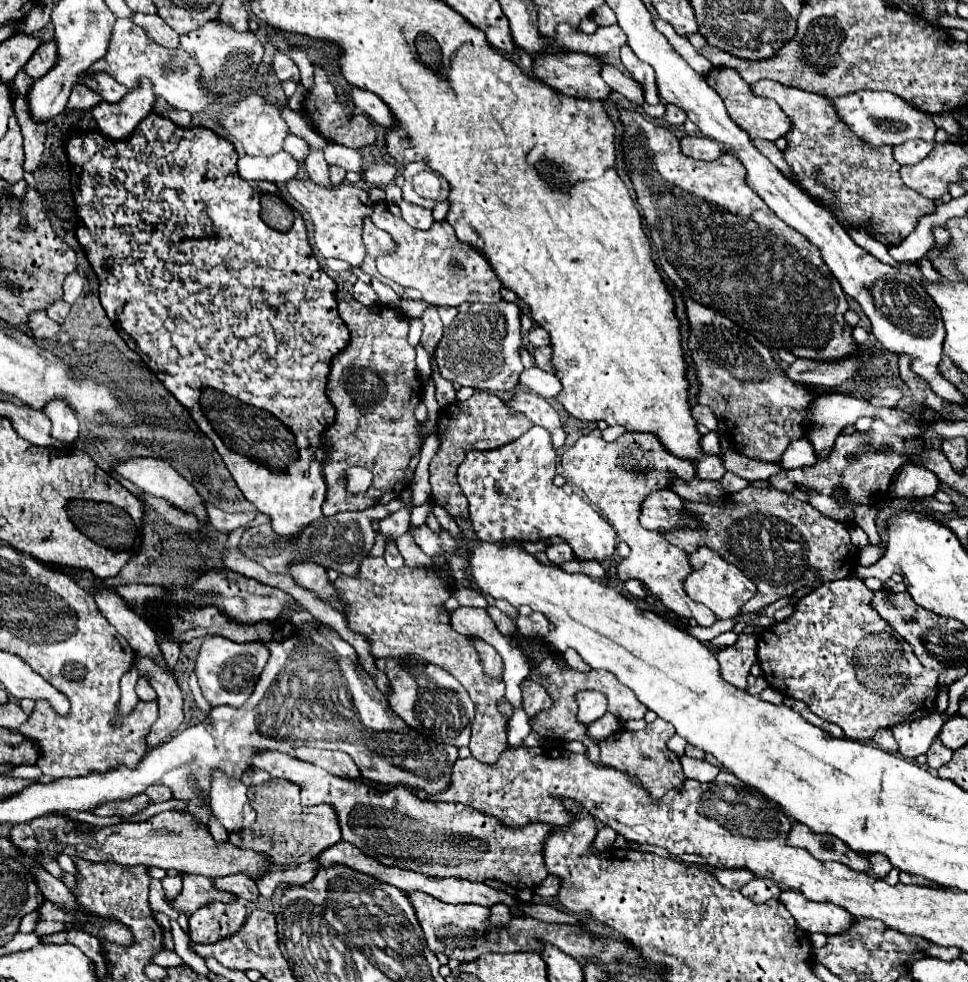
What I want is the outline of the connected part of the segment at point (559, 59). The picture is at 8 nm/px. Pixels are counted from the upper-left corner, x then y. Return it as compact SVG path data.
M547 52L533 60L535 76L539 76L551 88L565 96L587 100L607 100L611 94L609 86L605 86L605 80L601 78L601 66L603 66L601 60L583 52Z

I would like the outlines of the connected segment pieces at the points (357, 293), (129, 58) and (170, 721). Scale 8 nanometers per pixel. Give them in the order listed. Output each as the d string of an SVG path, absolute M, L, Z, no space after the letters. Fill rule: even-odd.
M358 280L353 286L353 297L365 306L375 306L379 302L379 298L377 298L372 287L361 280Z
M119 18L115 22L113 38L105 58L97 60L85 74L95 74L95 72L105 72L113 76L119 84L127 86L129 90L135 90L141 78L149 78L153 82L153 92L157 96L165 98L171 106L187 110L191 114L197 114L207 106L219 104L223 100L223 94L215 94L203 86L201 68L197 66L197 62L193 62L193 58L189 58L189 54L185 54L185 50L169 50L165 46L157 46L157 42L147 38L145 30L141 30L141 26L133 24L131 20Z
M137 658L135 668L139 676L147 678L149 684L157 692L159 702L159 720L153 724L147 744L149 748L155 748L171 738L171 734L181 726L183 722L183 692L177 686L177 680L173 674L165 674L161 666L153 666L149 658Z

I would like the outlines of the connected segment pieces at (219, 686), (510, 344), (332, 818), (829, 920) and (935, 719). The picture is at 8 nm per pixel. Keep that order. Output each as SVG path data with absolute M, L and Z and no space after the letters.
M221 636L207 638L201 644L201 650L199 650L199 656L195 662L195 672L197 672L199 686L201 686L205 700L211 706L223 706L223 704L243 706L243 702L253 692L255 680L259 678L267 658L269 658L269 652L261 642L237 644L237 642L229 642L227 638L221 638Z
M501 300L497 304L471 304L467 312L457 314L451 326L445 330L441 342L437 344L435 362L443 378L451 380L459 386L471 386L475 390L501 390L509 392L515 390L519 384L519 374L523 372L523 364L519 360L519 346L521 346L521 310L517 304Z
M269 778L259 786L251 786L247 790L249 802L257 812L257 820L241 832L229 836L229 842L237 848L249 848L263 854L269 854L273 864L283 866L299 866L303 862L319 858L321 850L337 844L341 840L341 830L337 822L337 814L331 806L321 804L313 808L305 808L299 802L299 786L281 778Z
M785 890L781 892L779 900L787 906L791 916L797 920L799 928L813 934L813 932L823 932L823 934L841 934L849 930L849 926L855 924L855 918L847 914L841 906L831 904L831 902L811 902L803 894L795 890Z
M933 712L927 718L895 726L893 736L899 744L899 752L905 758L917 758L921 754L927 754L933 738L939 734L943 722L945 722L943 716L939 712Z

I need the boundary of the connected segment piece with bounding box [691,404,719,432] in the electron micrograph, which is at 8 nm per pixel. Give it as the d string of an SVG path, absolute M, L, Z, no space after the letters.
M693 404L693 418L699 422L699 424L703 424L703 426L707 426L711 432L719 432L719 426L717 426L717 418L715 418L715 414L711 412L711 408L705 408L705 406L701 406L701 404Z

